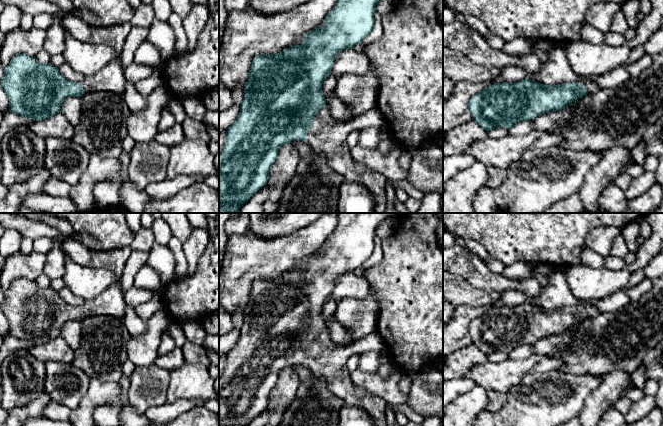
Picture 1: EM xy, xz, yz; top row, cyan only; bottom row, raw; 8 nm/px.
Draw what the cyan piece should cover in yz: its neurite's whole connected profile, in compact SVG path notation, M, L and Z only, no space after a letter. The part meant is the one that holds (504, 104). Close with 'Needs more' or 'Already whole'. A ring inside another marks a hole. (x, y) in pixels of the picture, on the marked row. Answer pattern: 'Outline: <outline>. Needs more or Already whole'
Outline: M582 77L577 83L552 86L527 78L484 88L470 99L468 109L472 120L486 131L498 127L510 129L519 121L559 111L599 89L597 83L588 77Z. Needs more

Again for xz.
Outline: M337 0L336 5L333 9L326 15L324 19L324 26L319 28L316 26L313 30L305 35L304 41L301 45L294 45L292 47L284 49L282 52L276 54L261 54L255 56L252 61L248 79L244 86L244 98L242 103L240 104L240 112L235 120L235 122L229 127L226 131L226 140L223 146L221 153L219 154L219 213L238 213L240 207L246 203L257 191L259 191L263 186L265 186L268 182L269 178L269 171L272 164L278 157L279 149L289 143L291 141L304 141L306 142L318 155L324 157L331 167L332 170L338 172L340 175L344 177L345 181L361 183L363 184L371 193L373 200L374 200L374 207L375 213L385 213L385 206L386 206L386 177L375 171L372 170L365 165L357 162L350 153L350 148L347 144L347 137L352 131L356 130L363 130L369 127L382 127L386 125L386 121L378 109L378 107L374 107L358 117L352 118L348 122L337 122L335 121L331 115L329 114L326 106L326 99L322 91L322 84L326 77L330 75L332 70L334 61L338 56L340 51L344 51L347 49L352 49L355 45L362 42L362 40L372 31L374 30L374 14L376 11L376 4L379 0Z. Needs more

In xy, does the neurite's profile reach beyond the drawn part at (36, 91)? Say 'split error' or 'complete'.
split error

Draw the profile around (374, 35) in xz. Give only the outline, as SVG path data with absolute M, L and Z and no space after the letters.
M375 11L374 14L374 29L362 40L365 46L377 41L383 34L382 17Z

